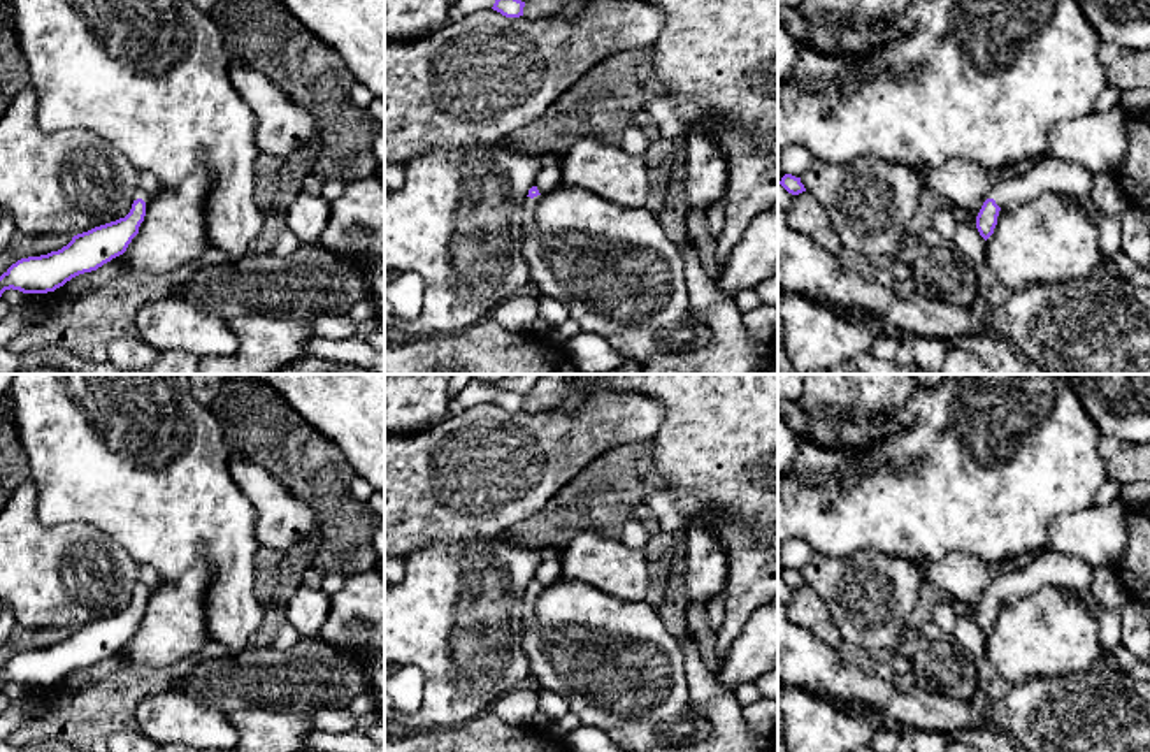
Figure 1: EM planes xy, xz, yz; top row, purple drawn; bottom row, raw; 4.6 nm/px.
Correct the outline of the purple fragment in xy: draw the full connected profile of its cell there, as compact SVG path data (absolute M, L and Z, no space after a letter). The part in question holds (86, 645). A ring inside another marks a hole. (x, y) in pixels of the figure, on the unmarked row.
M139 582L125 611L77 627L58 645L18 654L0 669L0 691L11 682L23 687L54 685L72 671L97 664L123 648L139 627L147 594L147 587Z

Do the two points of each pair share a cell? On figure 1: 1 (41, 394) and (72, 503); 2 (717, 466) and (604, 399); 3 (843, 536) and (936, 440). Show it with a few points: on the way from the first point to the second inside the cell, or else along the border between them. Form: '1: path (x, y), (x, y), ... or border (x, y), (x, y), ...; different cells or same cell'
1: path (67, 420), (72, 426), (72, 477); same cell
2: border (641, 392), (664, 410), (664, 422), (650, 440); different cells
3: path (868, 512), (919, 464); same cell

